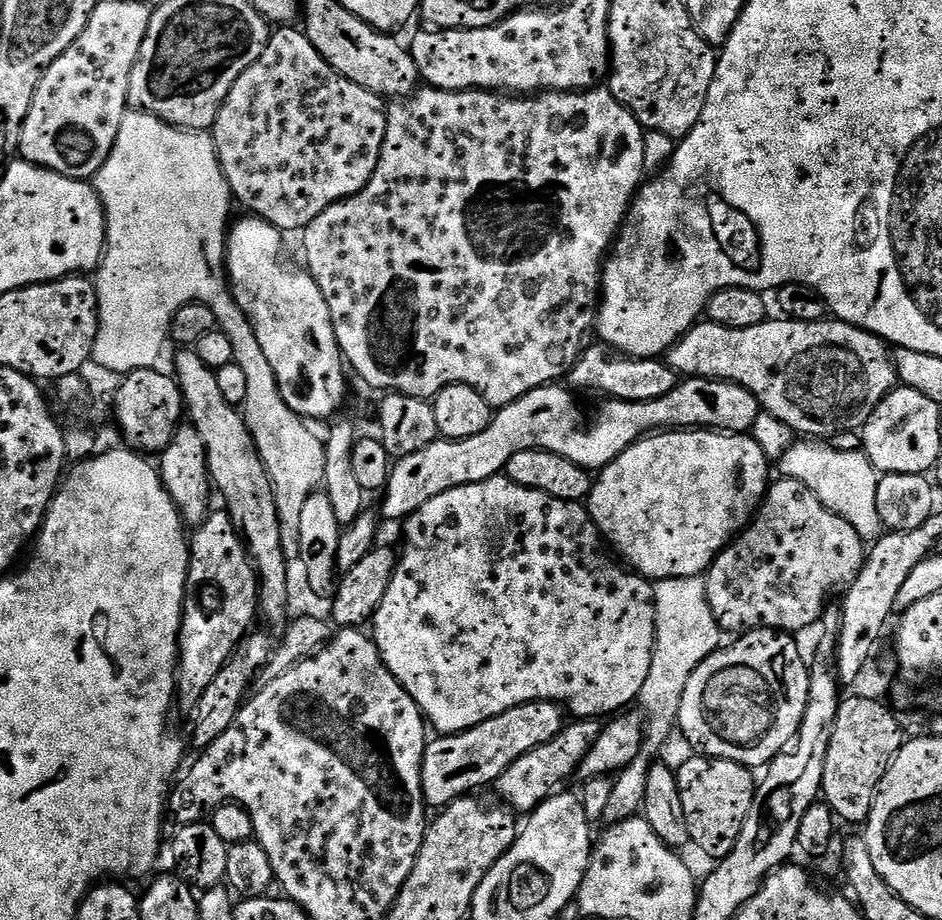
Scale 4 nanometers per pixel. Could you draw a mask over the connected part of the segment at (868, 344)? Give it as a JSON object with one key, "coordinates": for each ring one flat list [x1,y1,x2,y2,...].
{"coordinates":[[769,318,758,326,745,328,698,322,673,348,668,349,666,363,684,378,728,380,750,390,767,415,769,412,786,427,801,432,804,435,801,437,831,438,840,432,860,432,876,407,898,384,894,356,889,345,874,333,835,318,818,322,779,319]]}

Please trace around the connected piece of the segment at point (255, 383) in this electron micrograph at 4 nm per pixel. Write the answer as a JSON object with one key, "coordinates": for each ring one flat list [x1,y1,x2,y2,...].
{"coordinates":[[257,333,246,336,246,342,240,342,237,346,235,363,240,364,246,374,248,390,242,411,260,451,260,457,264,460,268,476,272,480,284,555,296,558,300,555,300,527,306,498,310,498,324,483,326,470,324,440,316,437,307,428,309,425,305,417,290,410,290,406,282,398,274,370,262,346,258,344]]}

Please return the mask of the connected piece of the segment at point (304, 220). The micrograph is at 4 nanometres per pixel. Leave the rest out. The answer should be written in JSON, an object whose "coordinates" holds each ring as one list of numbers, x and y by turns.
{"coordinates":[[280,26,269,35,258,62,230,86,214,125,214,139,235,203,273,224,282,234,299,233,322,210,358,194,368,185,380,161,387,121,386,104,381,97,338,74,314,50,310,38,299,27]]}

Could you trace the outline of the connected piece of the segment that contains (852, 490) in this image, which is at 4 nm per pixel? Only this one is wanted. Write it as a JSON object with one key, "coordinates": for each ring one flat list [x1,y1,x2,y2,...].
{"coordinates":[[800,442,788,452,787,475,801,480,806,487,814,490,822,506,838,514,866,542,875,542,882,535,884,523,878,514,878,482,880,476,863,451,847,452,838,450,824,442]]}

